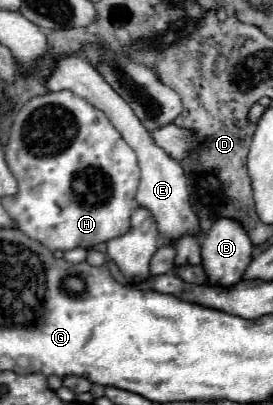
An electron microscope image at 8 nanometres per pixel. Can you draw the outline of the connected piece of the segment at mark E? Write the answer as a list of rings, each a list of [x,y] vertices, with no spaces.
[[[69,56],[69,58],[61,60],[57,64],[57,70],[53,72],[53,78],[49,78],[49,90],[53,90],[53,92],[69,90],[75,96],[87,100],[91,106],[105,112],[105,116],[113,124],[113,128],[133,148],[133,152],[137,154],[137,160],[139,160],[139,170],[141,170],[141,182],[139,182],[139,190],[137,190],[135,200],[137,200],[137,204],[141,208],[145,208],[145,210],[149,210],[153,214],[163,244],[173,246],[179,238],[195,236],[195,234],[201,232],[199,218],[193,212],[191,202],[189,202],[187,180],[185,180],[185,174],[181,170],[181,164],[175,158],[171,158],[169,154],[165,154],[153,142],[153,138],[149,136],[145,126],[141,126],[139,118],[133,114],[131,106],[105,82],[105,78],[101,78],[101,74],[85,58]]]

